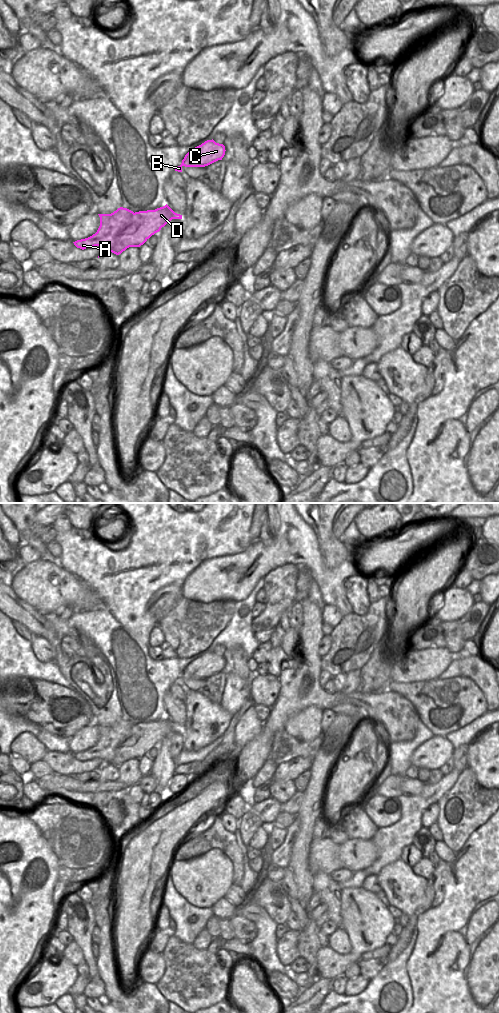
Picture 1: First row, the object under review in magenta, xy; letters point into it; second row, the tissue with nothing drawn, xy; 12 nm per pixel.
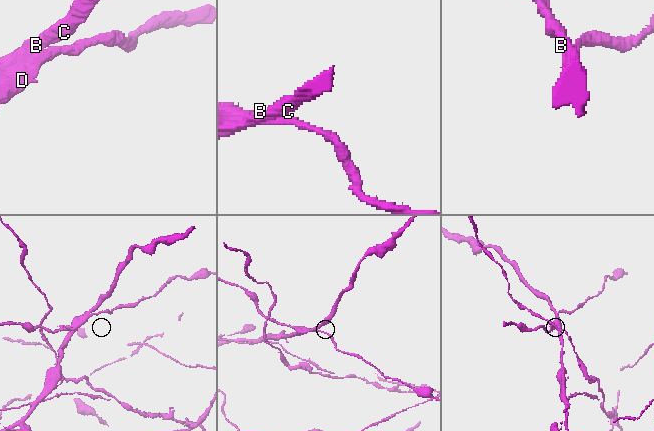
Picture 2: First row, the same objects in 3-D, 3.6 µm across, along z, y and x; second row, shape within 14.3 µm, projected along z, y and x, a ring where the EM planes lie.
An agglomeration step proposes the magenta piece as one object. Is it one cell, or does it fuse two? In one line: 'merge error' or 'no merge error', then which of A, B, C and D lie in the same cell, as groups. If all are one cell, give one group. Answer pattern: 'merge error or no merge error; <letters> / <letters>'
merge error; A B C / D

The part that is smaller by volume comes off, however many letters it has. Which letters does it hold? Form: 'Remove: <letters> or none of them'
Remove: D

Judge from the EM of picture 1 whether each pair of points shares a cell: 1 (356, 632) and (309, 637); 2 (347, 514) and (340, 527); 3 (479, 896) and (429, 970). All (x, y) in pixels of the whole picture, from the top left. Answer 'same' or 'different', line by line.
1: different
2: same
3: same

